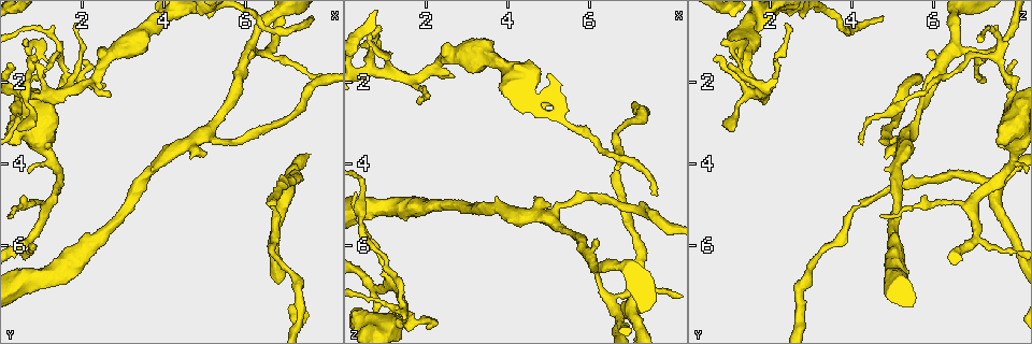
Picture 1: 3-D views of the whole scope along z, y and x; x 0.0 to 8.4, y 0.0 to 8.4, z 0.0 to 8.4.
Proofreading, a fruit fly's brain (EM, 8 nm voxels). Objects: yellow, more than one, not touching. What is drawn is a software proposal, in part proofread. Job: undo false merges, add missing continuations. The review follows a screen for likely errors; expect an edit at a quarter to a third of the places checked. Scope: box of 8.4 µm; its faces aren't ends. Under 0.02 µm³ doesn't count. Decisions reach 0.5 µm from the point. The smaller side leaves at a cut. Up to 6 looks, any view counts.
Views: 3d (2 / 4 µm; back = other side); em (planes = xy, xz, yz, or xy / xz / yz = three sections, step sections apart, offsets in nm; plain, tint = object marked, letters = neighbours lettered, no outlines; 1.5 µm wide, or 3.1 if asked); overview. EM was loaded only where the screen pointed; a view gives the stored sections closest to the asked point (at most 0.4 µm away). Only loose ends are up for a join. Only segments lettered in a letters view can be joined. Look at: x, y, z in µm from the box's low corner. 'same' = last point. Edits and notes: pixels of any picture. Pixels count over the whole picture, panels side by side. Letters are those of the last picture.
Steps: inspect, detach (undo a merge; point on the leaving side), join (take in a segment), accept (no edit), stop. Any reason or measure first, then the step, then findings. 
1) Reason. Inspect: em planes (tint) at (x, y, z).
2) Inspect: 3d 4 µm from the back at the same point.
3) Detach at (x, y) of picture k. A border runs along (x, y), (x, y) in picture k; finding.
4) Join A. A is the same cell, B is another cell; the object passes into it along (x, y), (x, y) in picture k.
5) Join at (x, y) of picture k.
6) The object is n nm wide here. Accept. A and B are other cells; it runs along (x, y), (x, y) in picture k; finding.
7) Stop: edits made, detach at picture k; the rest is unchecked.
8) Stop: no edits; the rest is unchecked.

Branch point. Inspect: 3d 4 µm at (0.70, 5.80, 7.10).

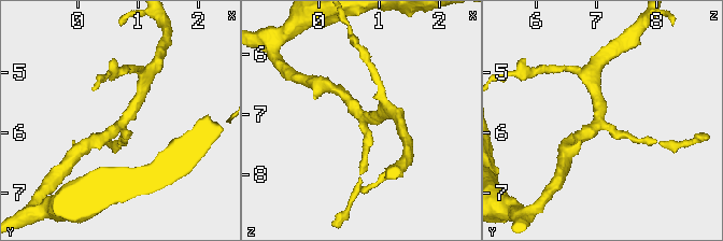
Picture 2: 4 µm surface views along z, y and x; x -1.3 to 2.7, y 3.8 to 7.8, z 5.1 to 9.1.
3 arms meet here; shape alone is not enough. Inspect: em planes (plain) at (0.75, 5.85, 7.10).

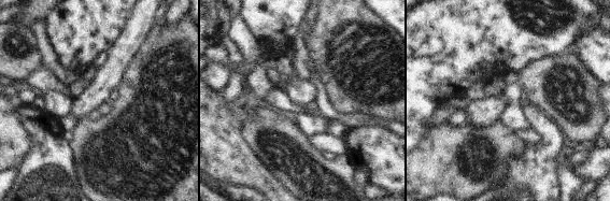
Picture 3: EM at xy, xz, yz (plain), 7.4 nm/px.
Inspect: em planes (letters) at the same point.

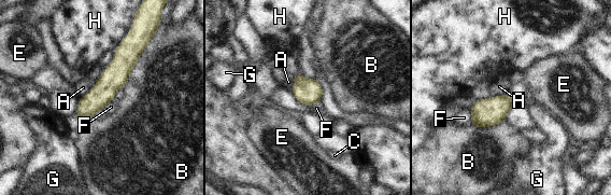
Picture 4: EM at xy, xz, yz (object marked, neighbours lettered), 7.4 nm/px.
The object is 140 nm wide here; the longest contact is with B, 400 nm. Accept. A, B, C, E, F, G and H are other cells; all the same neuron.

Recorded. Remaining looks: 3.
Calibre changes. Inspect: 3d 4 µm from the back at (1.15, 2.55, 7.95).

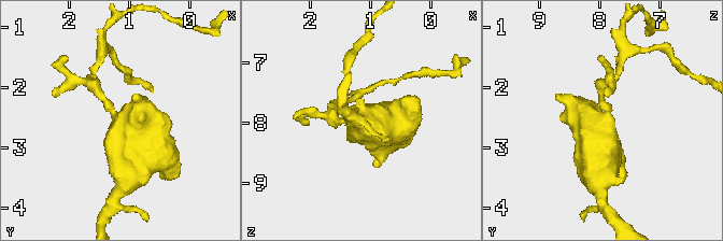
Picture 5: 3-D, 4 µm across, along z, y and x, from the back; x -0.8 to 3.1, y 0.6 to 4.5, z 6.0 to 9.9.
Inspect: em xy step 8 (letters) at (1.15, 2.50, 7.95).

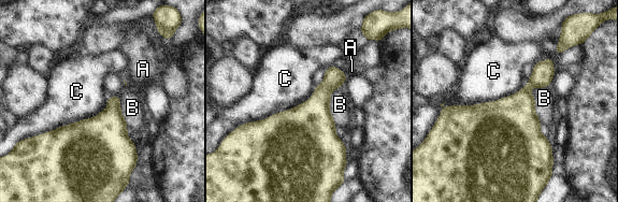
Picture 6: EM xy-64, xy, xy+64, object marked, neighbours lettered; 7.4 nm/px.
The object is 260 nm wide here. Accept. A, B and C are other cells; a border runs along (527, 83), (493, 101), (441, 111) in picture 6; all the same neuron.

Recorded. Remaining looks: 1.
Stop: no edits; the rest is unchecked.

